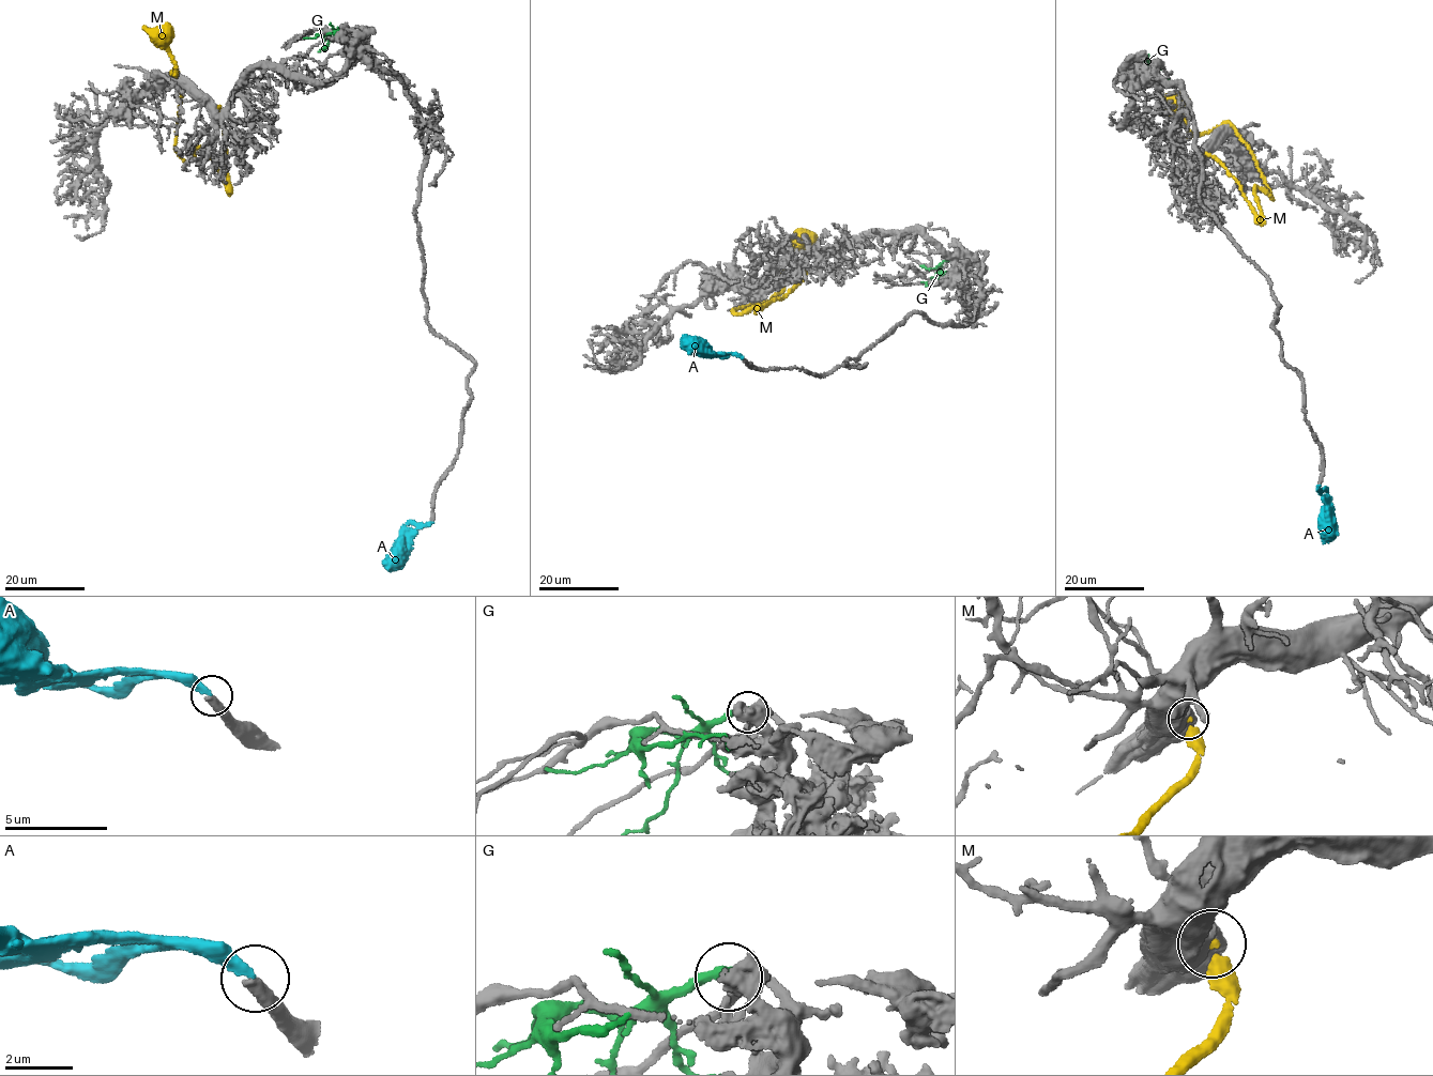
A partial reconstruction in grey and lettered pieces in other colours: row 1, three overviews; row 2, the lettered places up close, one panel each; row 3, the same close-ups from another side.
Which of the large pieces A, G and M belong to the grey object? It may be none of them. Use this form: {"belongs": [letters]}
{"belongs": ["A"]}

